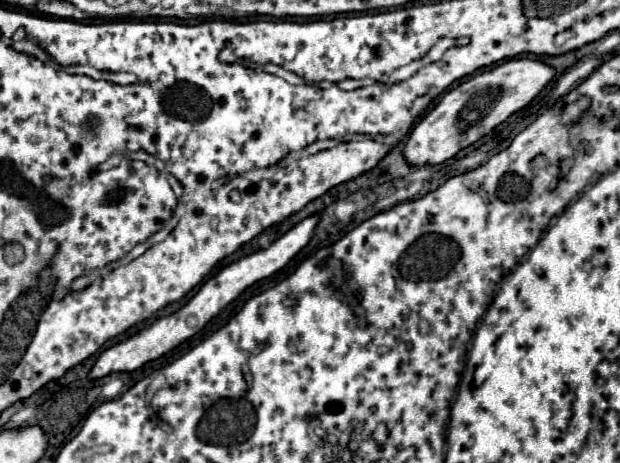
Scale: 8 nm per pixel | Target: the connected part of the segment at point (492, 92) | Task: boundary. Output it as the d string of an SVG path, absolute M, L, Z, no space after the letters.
M517 57L469 77L469 81L449 89L441 101L415 125L405 145L405 159L411 165L439 165L451 159L461 149L473 145L489 131L493 131L509 115L527 107L545 89L553 75L555 69L539 59Z

